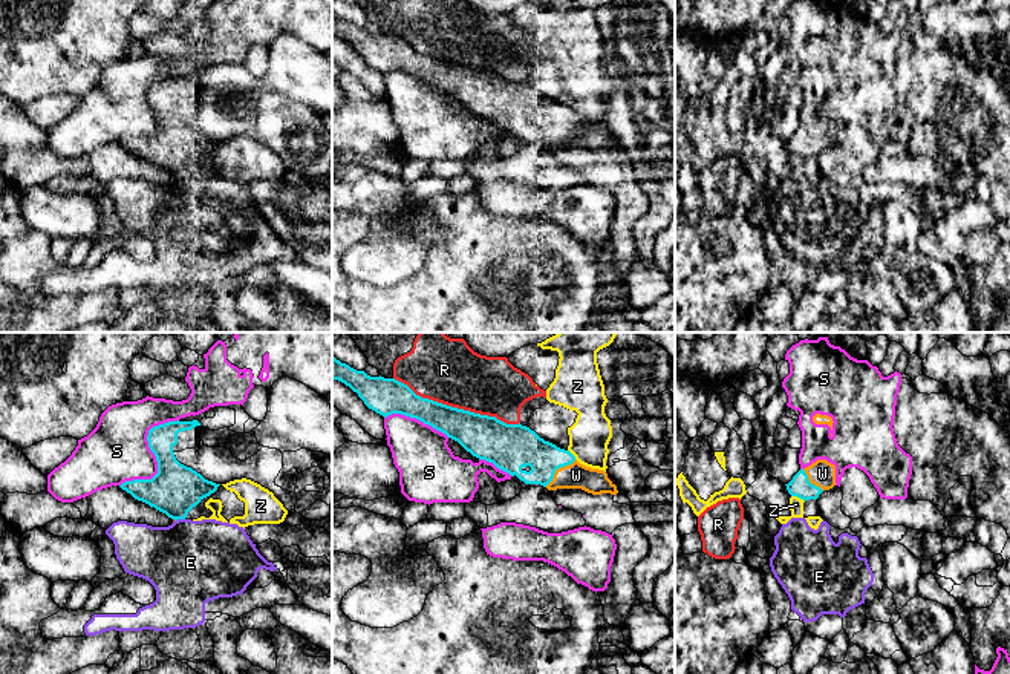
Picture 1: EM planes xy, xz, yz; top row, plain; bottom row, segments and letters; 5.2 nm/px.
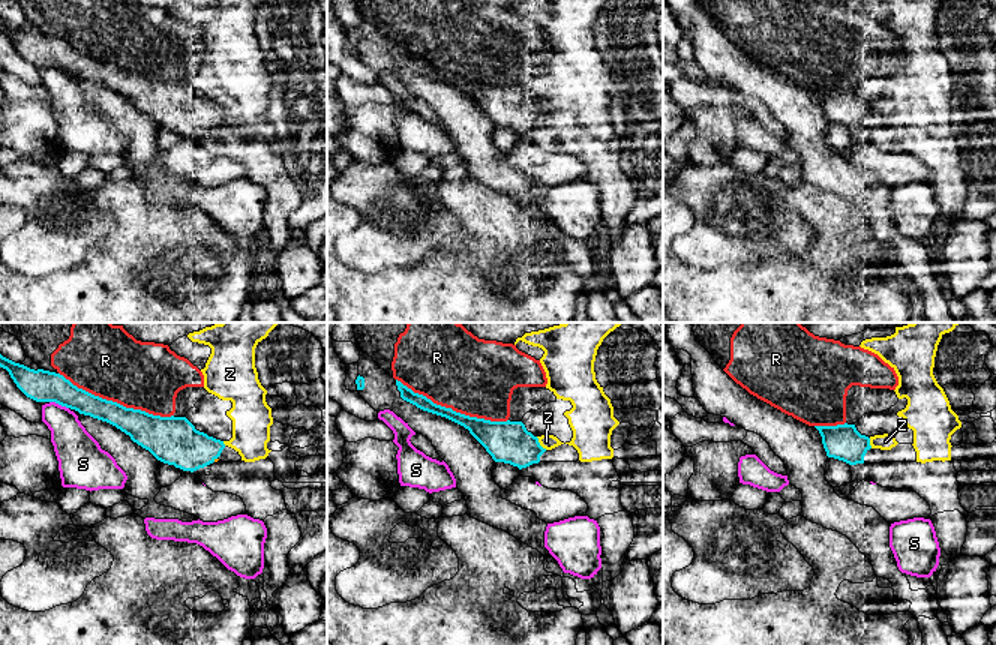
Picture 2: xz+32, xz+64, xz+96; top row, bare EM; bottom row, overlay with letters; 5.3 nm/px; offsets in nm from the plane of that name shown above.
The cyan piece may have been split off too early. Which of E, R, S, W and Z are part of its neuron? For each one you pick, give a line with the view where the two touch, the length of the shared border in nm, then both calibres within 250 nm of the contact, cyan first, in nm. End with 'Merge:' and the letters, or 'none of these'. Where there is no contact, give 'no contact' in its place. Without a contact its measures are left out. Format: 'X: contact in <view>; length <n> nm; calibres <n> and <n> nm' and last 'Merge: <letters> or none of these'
W: contact in xz; length 220 nm; calibres 240 and 140 nm
Merge: W

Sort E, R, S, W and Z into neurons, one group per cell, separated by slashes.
E / R / S / W / Z

